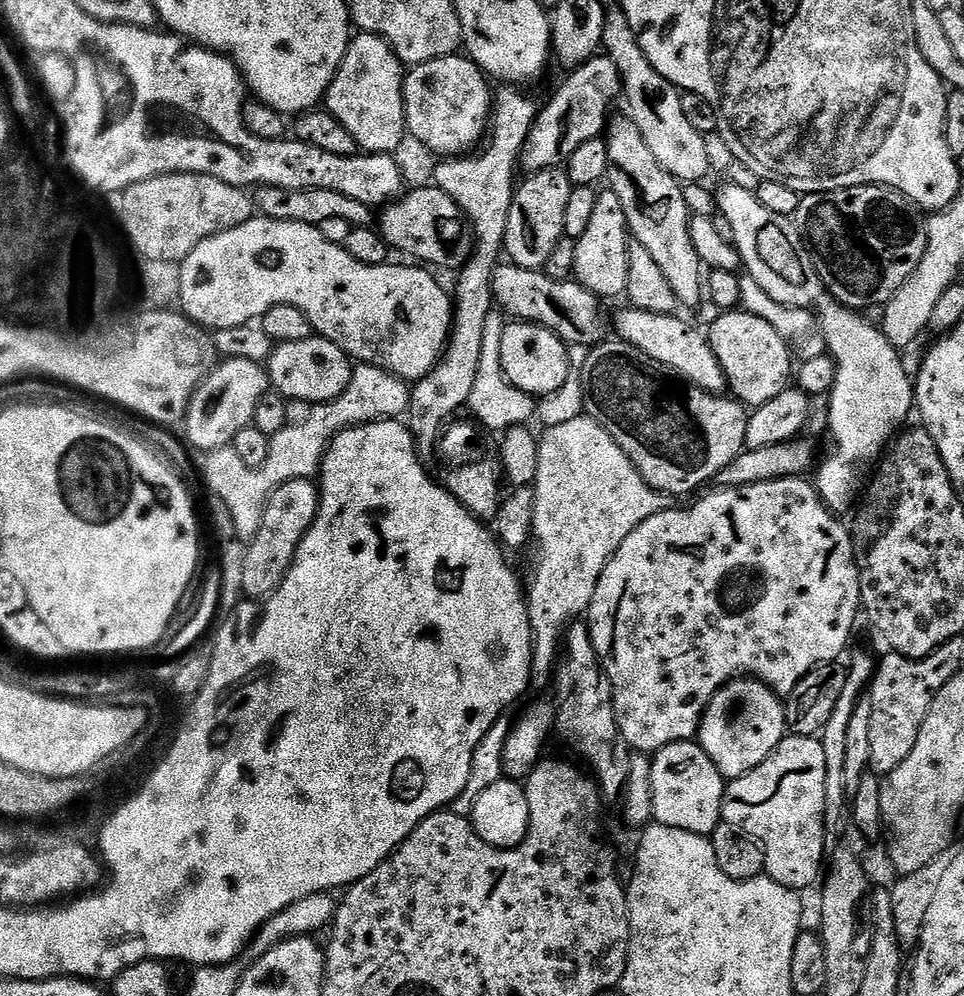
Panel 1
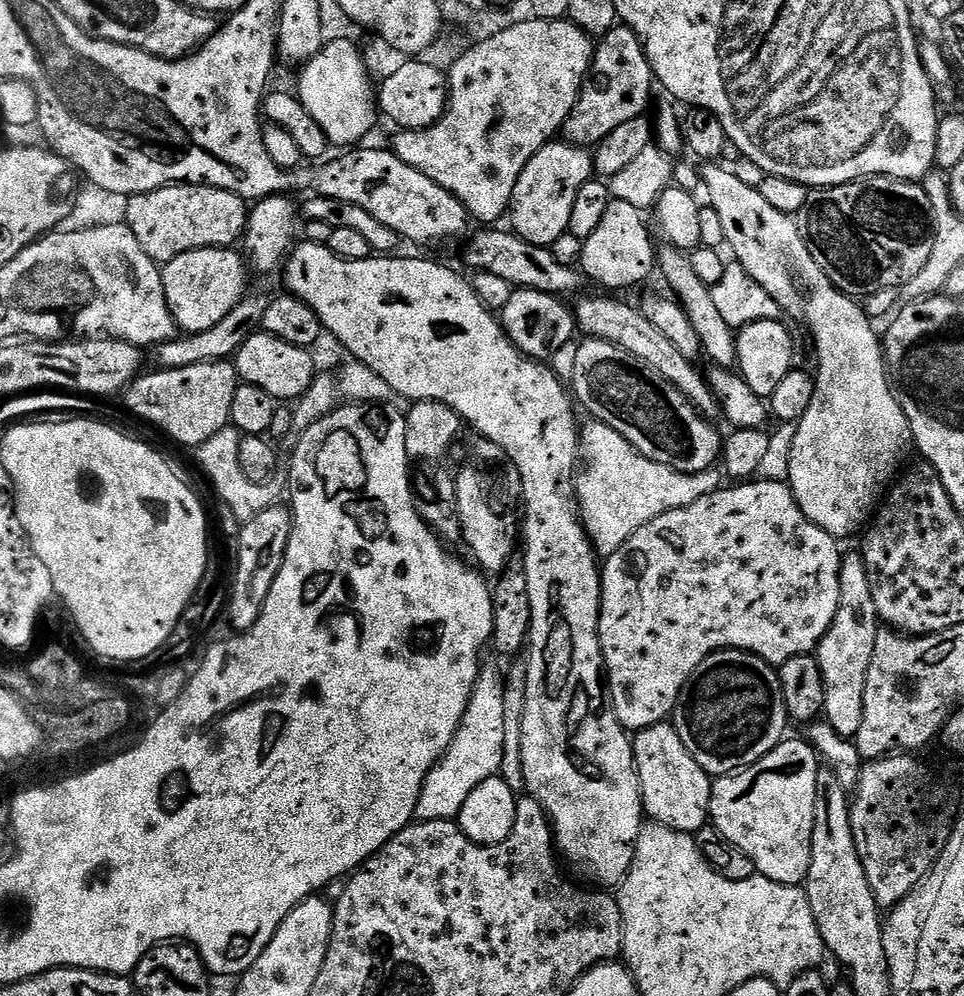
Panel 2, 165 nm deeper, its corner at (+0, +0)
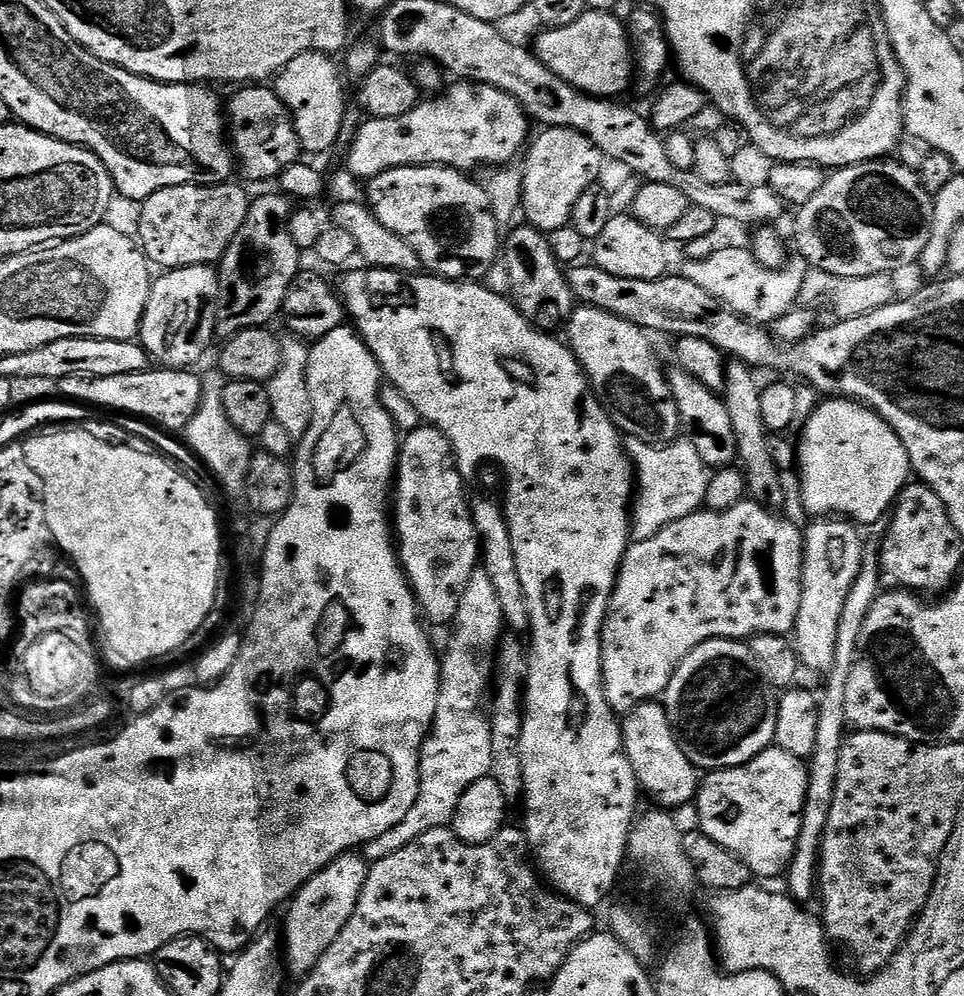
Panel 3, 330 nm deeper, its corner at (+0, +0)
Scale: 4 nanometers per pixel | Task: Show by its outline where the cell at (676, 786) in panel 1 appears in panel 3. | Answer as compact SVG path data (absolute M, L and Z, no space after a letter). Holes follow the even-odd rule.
M649 702L638 705L634 711L623 717L622 731L624 733L624 752L630 758L630 766L634 766L636 782L641 789L647 795L649 792L657 800L655 803L664 810L675 810L674 808L680 808L683 804L691 805L696 799L697 792L700 791L702 776L696 765L690 762L690 758L686 758L682 746L676 741L676 731L672 729L668 711L664 709L663 703Z

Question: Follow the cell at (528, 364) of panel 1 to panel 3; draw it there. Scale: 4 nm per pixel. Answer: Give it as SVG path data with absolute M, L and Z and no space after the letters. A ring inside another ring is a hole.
M531 226L513 227L506 236L506 263L510 268L513 290L510 299L534 327L549 334L563 329L572 317L574 297L565 269L557 264L545 233Z

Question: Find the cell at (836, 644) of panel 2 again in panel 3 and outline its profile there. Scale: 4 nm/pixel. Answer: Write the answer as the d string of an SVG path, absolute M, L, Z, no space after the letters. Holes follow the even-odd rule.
M820 518L804 532L802 602L794 629L794 643L805 669L817 668L827 673L834 666L842 612L866 555L864 540L859 531L861 529L855 523L843 518Z

